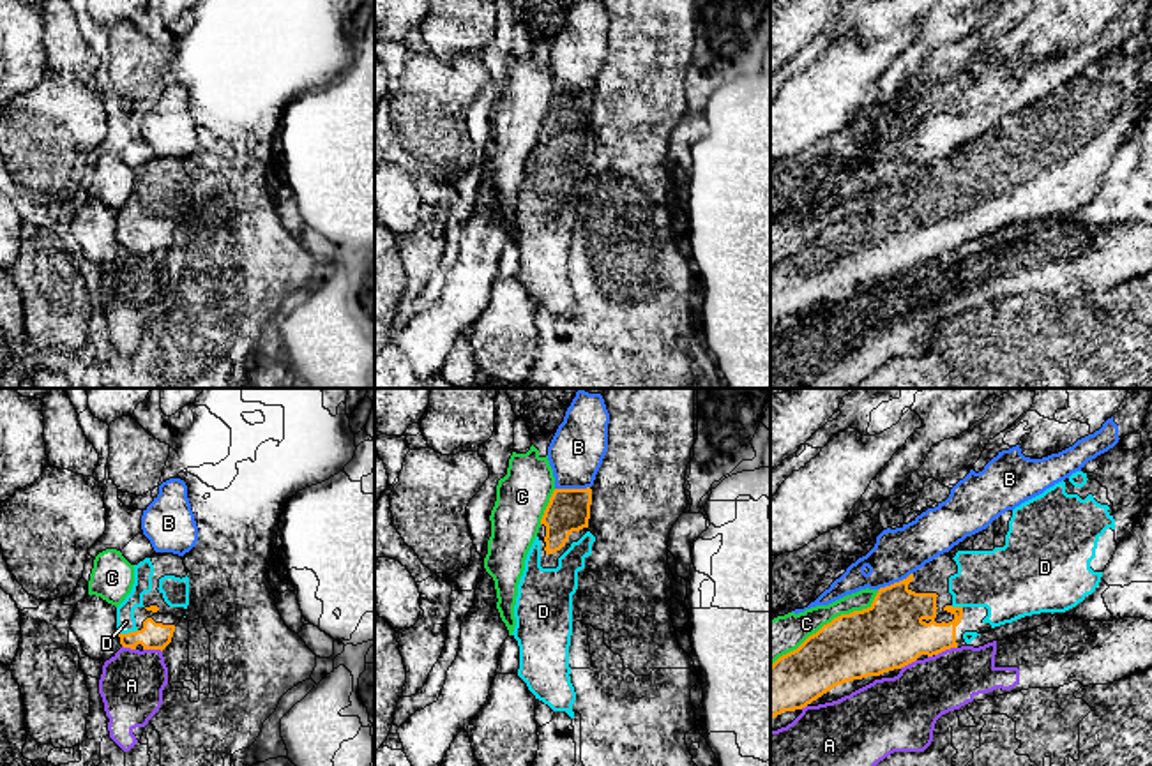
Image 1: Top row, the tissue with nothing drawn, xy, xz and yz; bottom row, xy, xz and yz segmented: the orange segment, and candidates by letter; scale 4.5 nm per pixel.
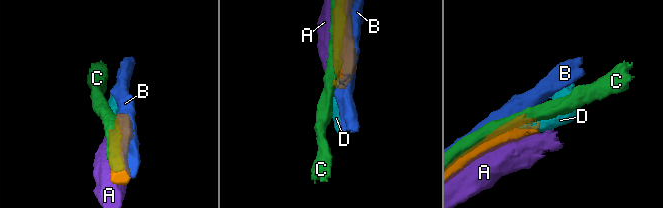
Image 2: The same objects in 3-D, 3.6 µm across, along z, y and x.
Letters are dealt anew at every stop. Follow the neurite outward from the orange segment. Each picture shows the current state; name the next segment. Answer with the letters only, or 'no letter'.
D

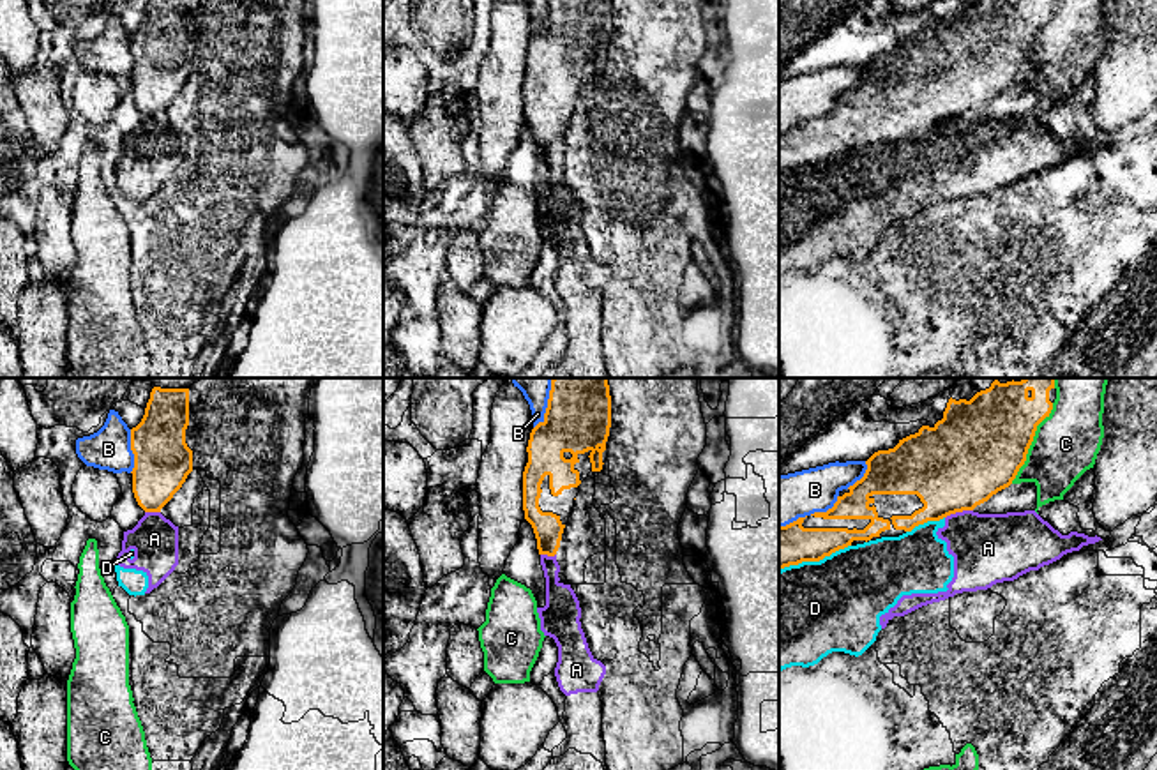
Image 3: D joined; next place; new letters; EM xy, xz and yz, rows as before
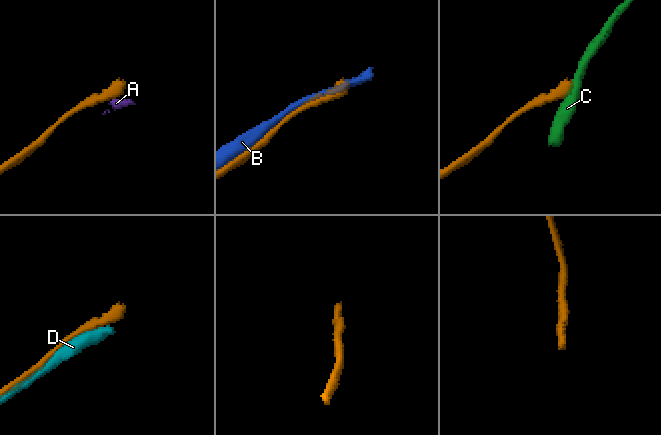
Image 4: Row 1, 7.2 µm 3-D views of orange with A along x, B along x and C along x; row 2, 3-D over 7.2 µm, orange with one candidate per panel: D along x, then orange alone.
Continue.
no letter

